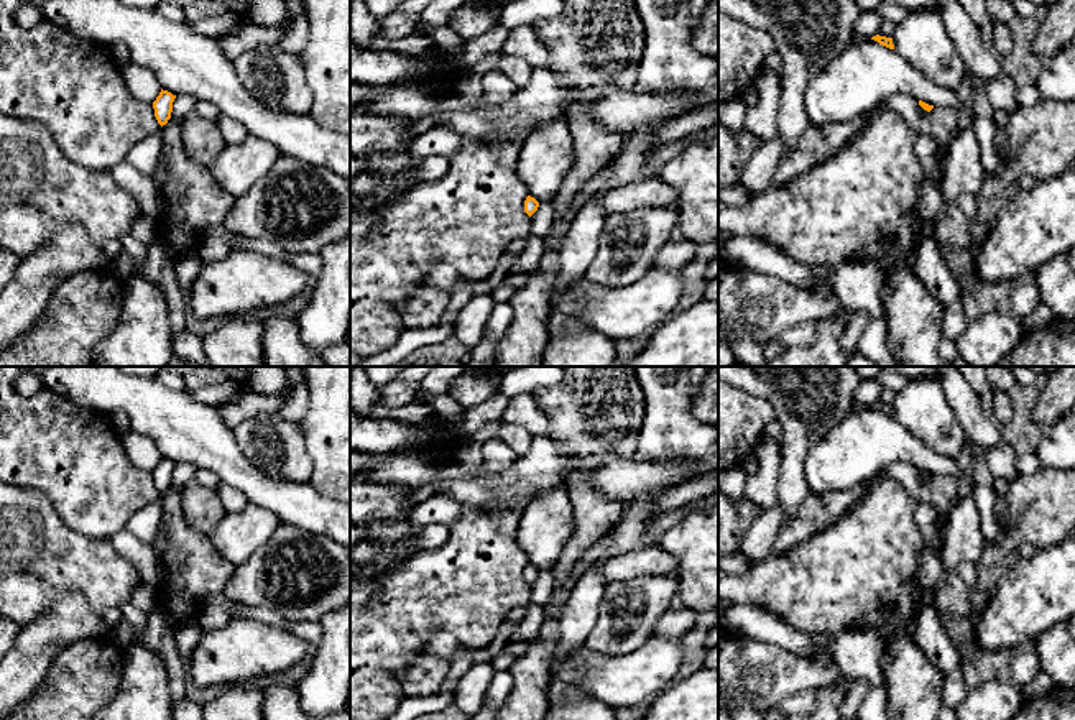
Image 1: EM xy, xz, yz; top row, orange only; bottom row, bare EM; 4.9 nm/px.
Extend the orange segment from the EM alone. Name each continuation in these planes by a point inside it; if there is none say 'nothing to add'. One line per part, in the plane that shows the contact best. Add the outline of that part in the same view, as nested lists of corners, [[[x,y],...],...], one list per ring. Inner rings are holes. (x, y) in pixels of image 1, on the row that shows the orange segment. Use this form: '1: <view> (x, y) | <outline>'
nothing to add

